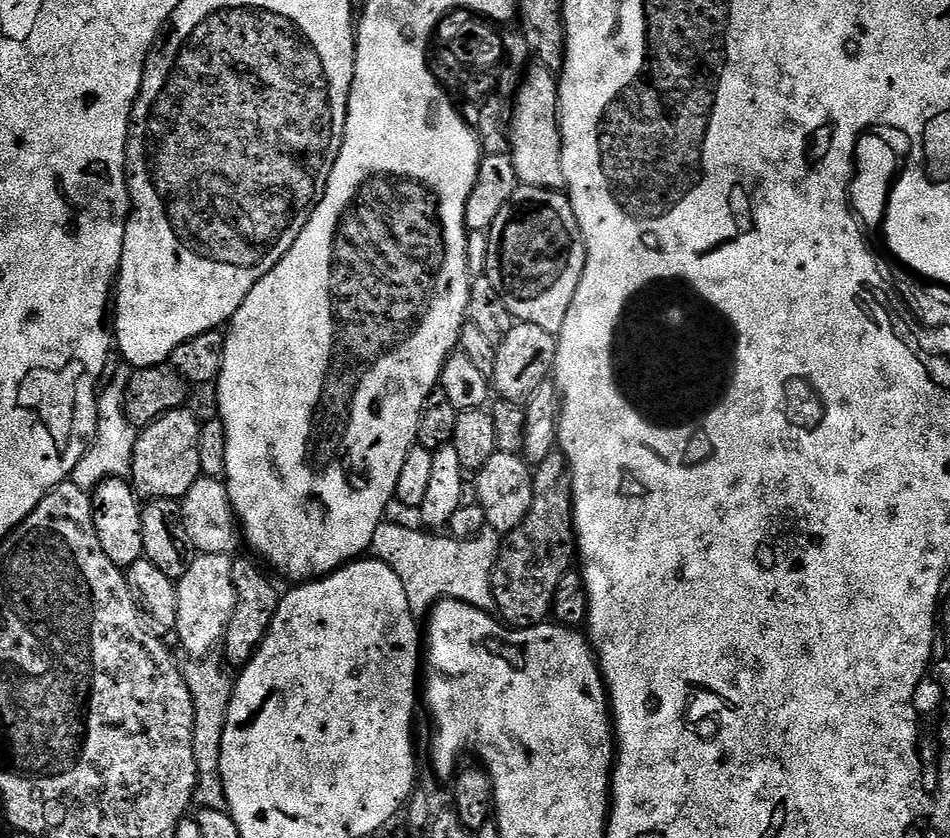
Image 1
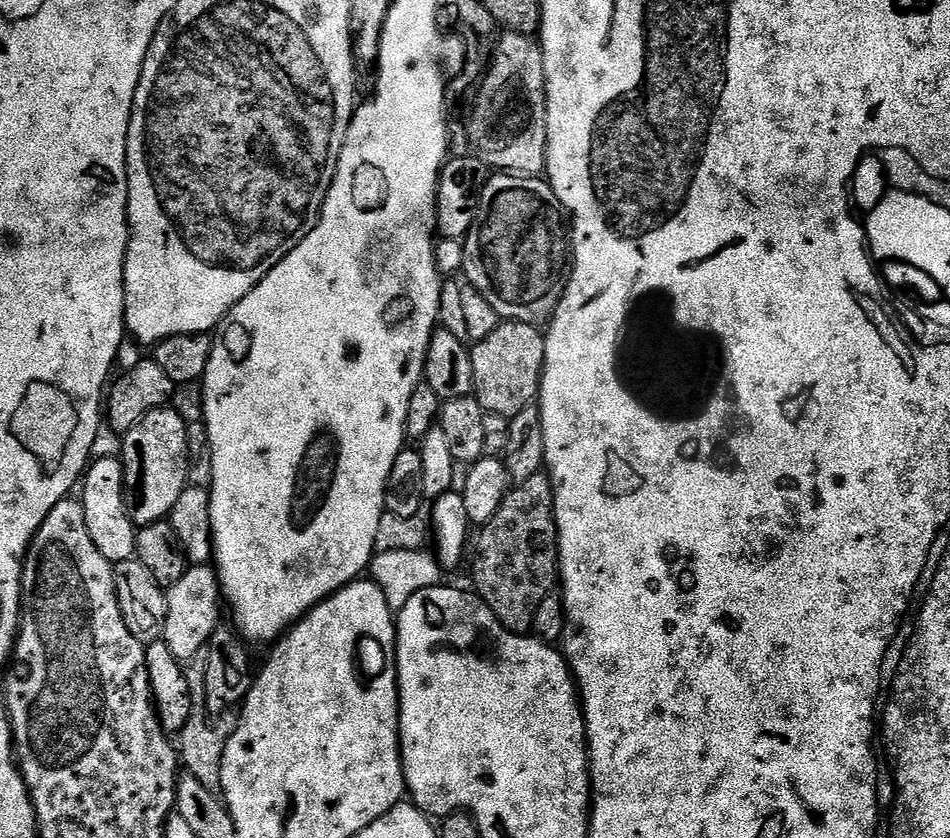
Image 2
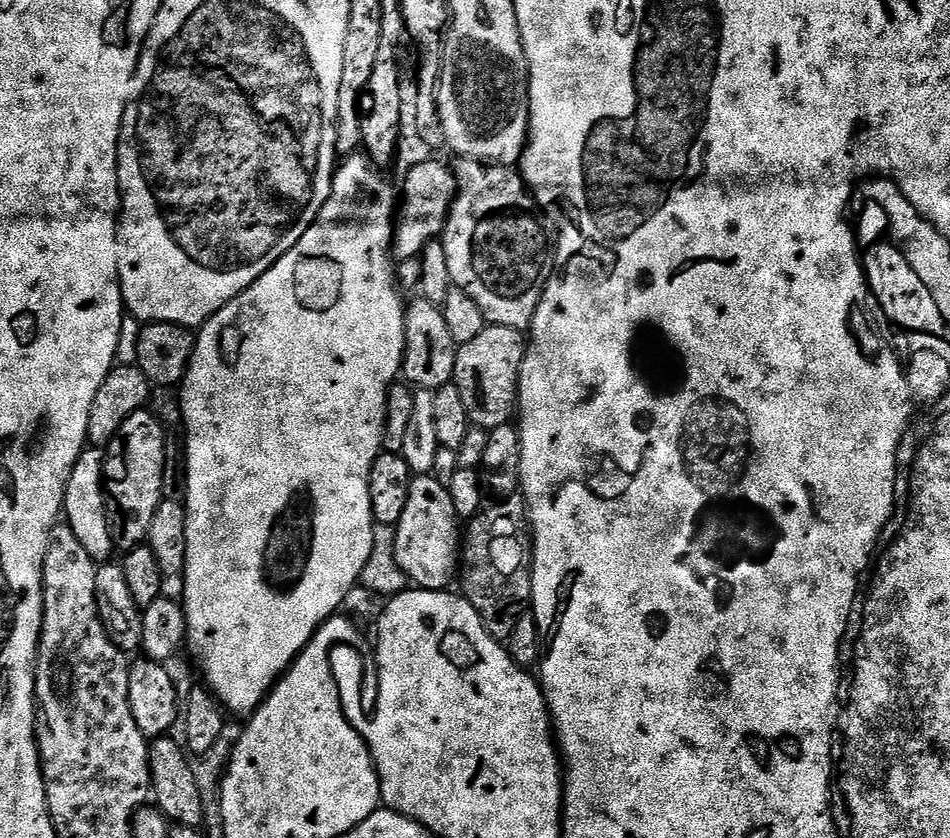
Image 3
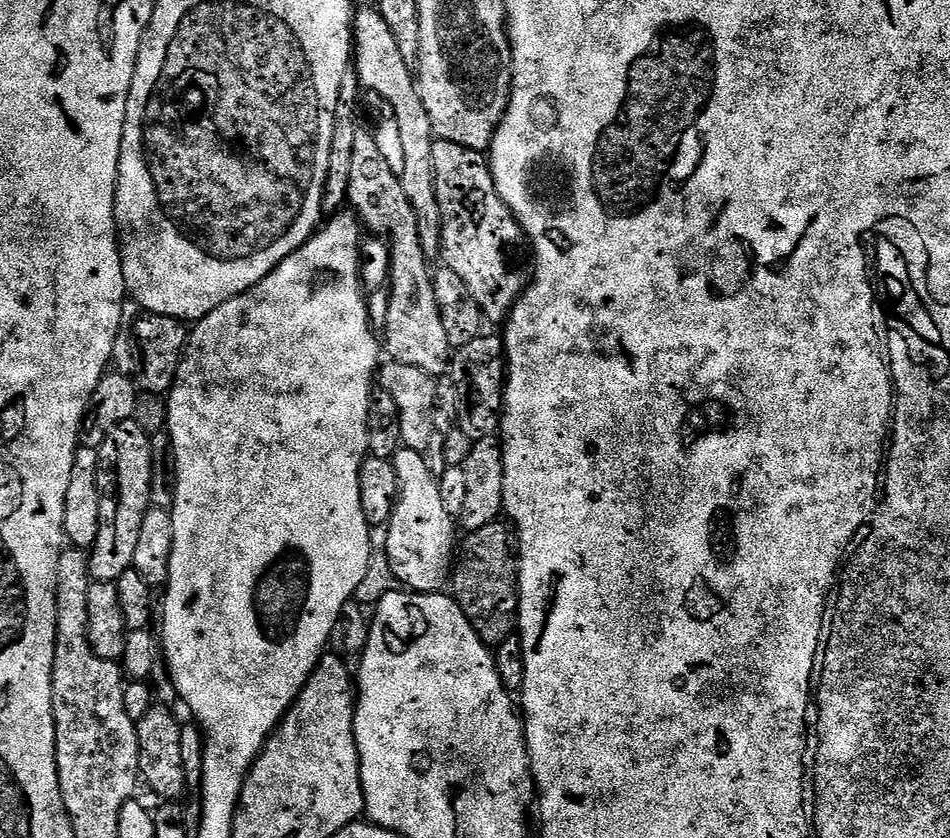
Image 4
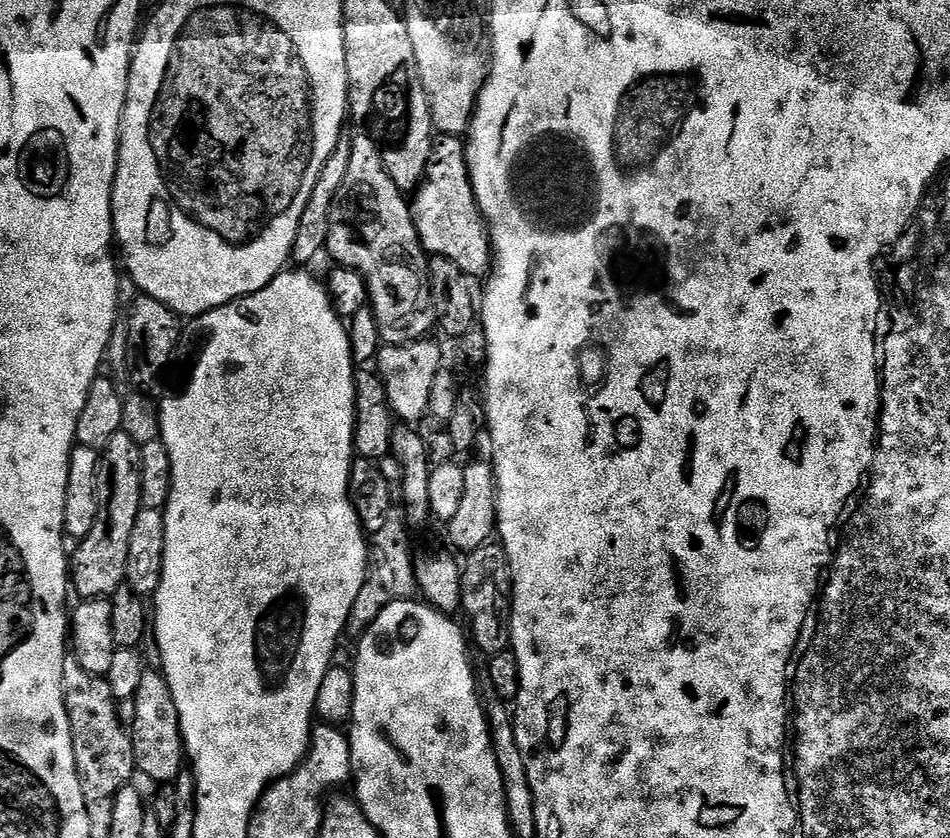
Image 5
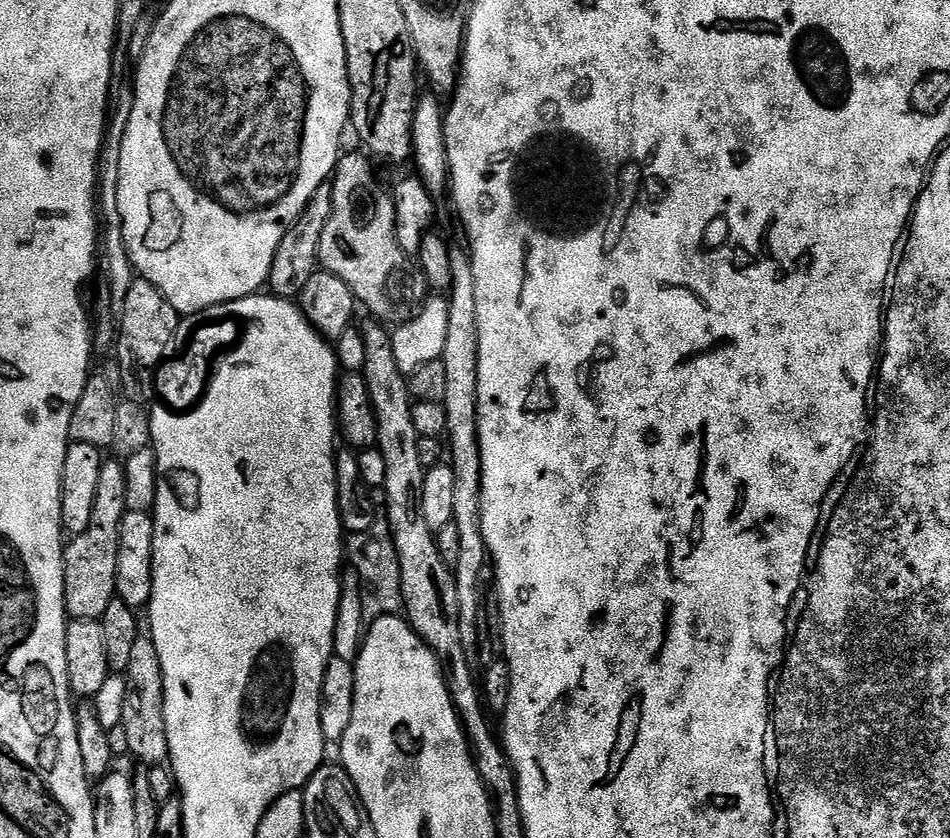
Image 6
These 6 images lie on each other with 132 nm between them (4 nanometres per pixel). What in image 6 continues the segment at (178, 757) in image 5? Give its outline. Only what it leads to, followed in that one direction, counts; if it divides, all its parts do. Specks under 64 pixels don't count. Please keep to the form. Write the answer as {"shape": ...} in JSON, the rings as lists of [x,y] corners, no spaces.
{"shape":[[[151,638],[134,642],[130,650],[130,666],[126,673],[128,689],[122,706],[119,727],[124,730],[124,744],[144,766],[160,766],[168,760],[166,714],[164,713],[164,675],[158,650]]]}

